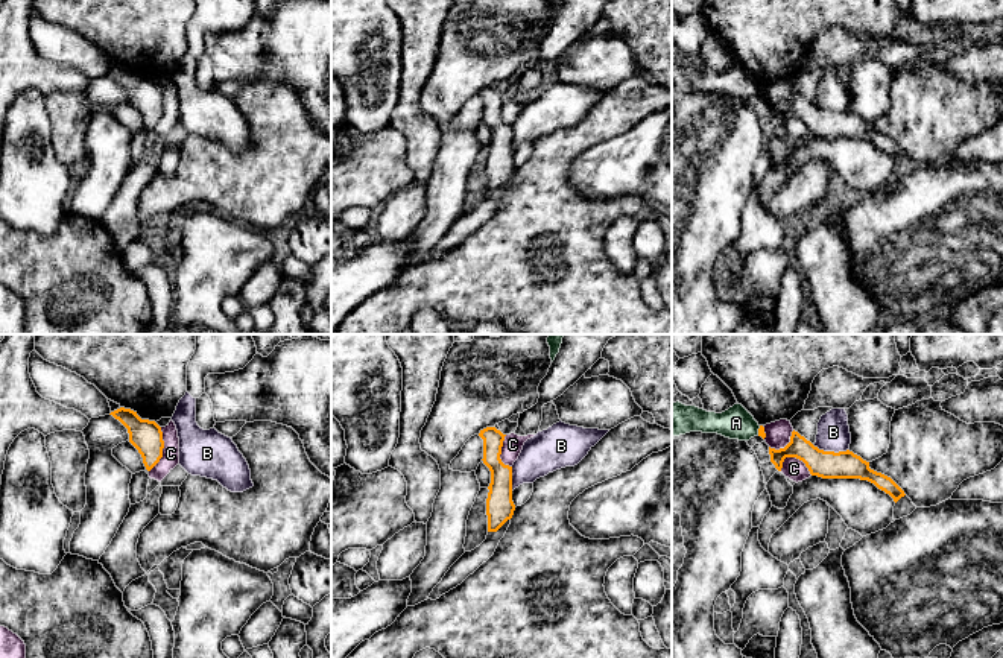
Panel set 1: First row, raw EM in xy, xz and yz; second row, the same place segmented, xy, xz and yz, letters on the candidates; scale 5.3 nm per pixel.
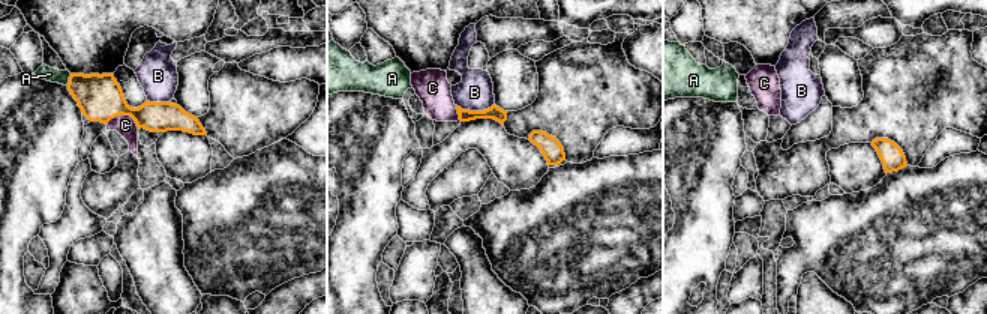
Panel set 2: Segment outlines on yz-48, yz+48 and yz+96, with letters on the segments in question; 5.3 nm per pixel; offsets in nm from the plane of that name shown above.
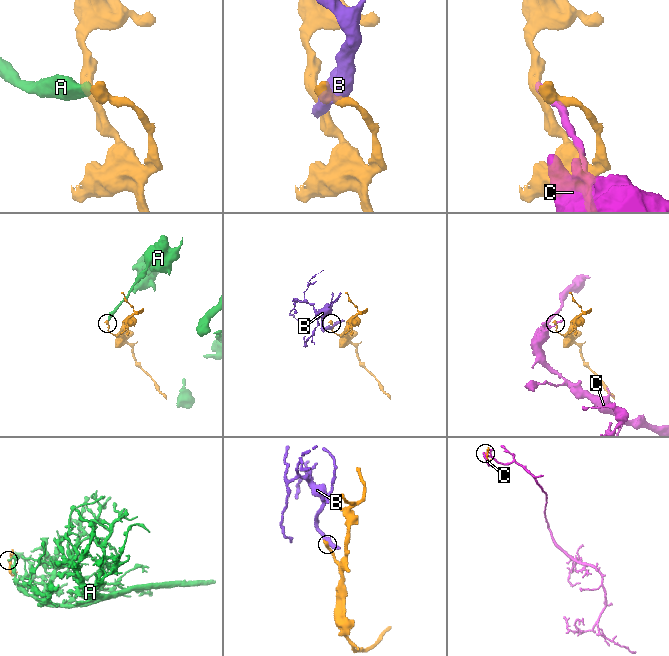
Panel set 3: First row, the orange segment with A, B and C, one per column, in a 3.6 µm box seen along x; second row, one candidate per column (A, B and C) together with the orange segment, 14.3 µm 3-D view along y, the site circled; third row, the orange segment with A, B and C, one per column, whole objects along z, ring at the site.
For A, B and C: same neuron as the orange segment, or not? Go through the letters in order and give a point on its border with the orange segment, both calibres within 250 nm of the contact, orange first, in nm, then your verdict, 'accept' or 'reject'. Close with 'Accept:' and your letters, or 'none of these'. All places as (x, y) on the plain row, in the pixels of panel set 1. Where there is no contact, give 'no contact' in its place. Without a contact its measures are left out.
A: contact yz (759, 90); calibres 40 and 170 nm; reject
B: contact yz (832, 111); calibres 140 and 180 nm; reject
C: contact xy (161, 110); calibres 170 and 100 nm; reject
Accept: none of these

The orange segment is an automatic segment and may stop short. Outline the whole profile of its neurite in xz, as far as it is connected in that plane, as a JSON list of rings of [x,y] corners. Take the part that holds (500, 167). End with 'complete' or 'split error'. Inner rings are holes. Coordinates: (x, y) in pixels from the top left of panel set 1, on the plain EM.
[[[486,87],[480,90],[479,96],[483,99],[482,120],[491,131],[486,158],[488,191],[497,191],[512,178],[515,170],[512,161],[512,126],[505,125],[500,119],[506,94],[495,87]]] | complete

